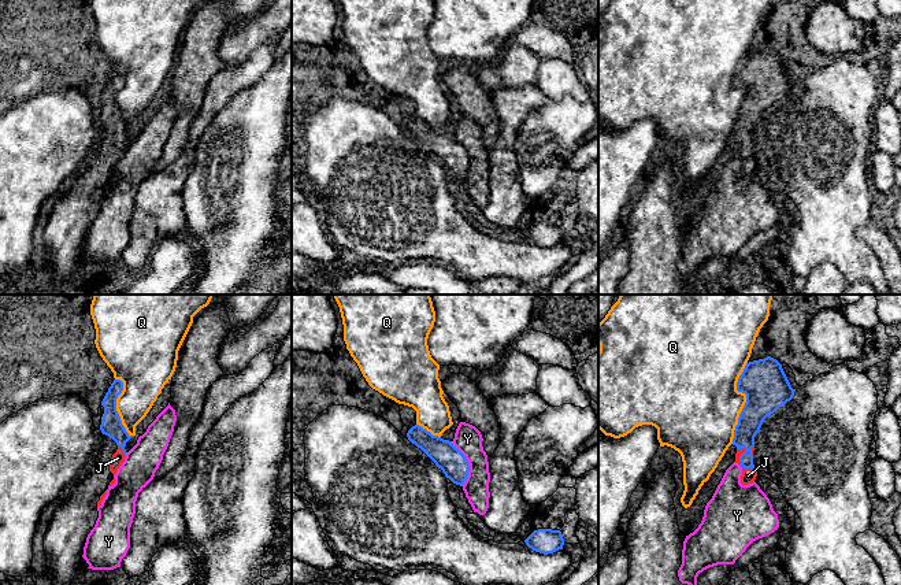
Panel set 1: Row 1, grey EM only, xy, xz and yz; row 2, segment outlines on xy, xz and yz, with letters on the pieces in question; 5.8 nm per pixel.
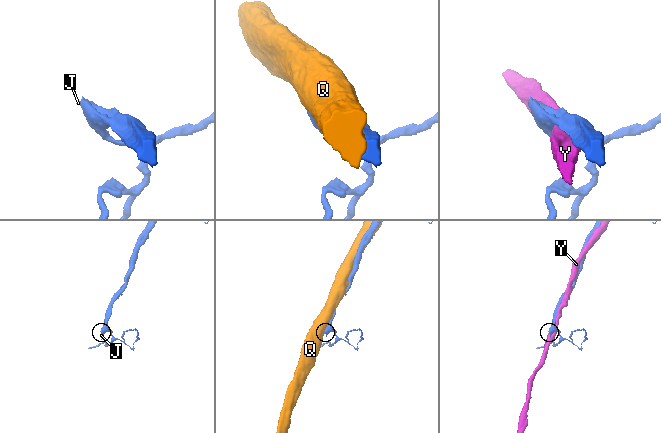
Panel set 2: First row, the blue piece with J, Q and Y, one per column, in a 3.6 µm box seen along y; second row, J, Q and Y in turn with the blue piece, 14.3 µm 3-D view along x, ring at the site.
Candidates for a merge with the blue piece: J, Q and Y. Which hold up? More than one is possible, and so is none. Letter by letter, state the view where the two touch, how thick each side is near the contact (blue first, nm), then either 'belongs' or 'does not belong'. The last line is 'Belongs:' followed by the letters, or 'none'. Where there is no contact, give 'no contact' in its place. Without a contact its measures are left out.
J: yz | 140/80 nm | does not belong
Q: yz | 260/420 nm | does not belong
Y: xz | 160/160 nm | does not belong
Belongs: none

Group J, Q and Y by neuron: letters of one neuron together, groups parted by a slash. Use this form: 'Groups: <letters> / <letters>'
Groups: J Y / Q

